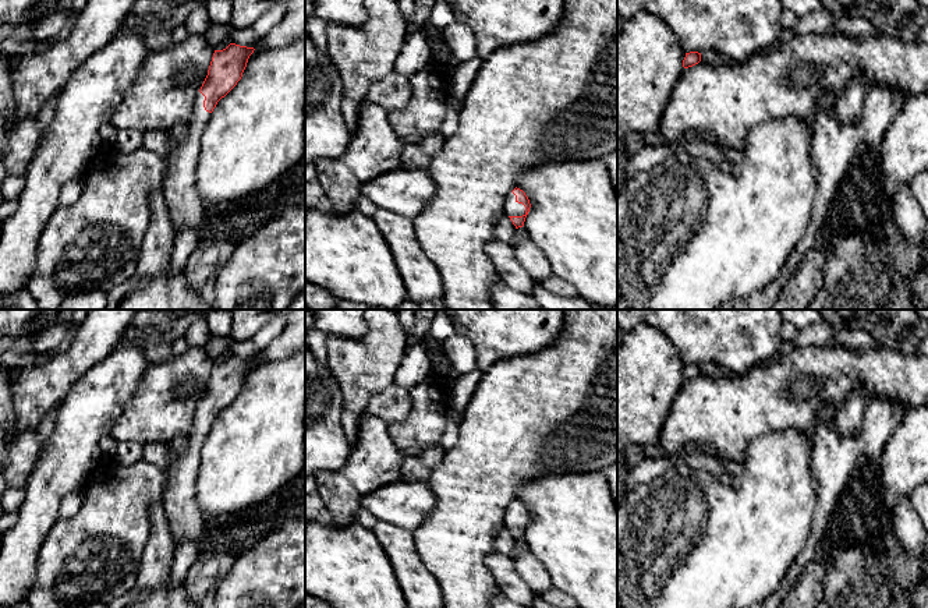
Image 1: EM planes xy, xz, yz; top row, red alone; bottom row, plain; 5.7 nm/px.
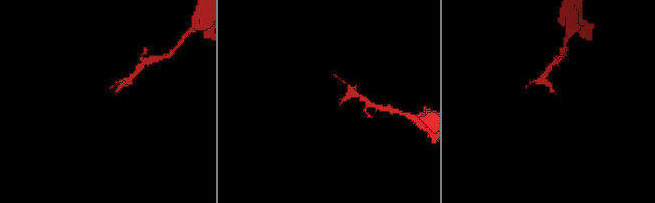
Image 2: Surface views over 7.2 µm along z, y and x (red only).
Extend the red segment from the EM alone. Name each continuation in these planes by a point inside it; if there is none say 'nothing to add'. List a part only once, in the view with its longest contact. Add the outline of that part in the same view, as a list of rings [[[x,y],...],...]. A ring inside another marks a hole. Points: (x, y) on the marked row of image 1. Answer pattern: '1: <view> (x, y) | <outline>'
1: xz (512, 208) | [[[510,192],[504,201],[504,213],[507,216],[523,216],[525,215],[525,206],[516,201],[516,195]]]

